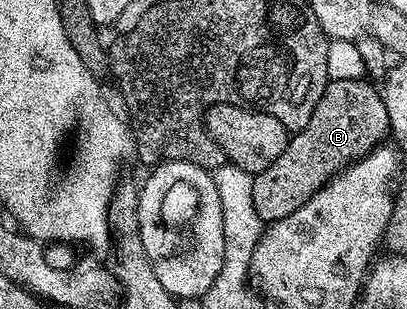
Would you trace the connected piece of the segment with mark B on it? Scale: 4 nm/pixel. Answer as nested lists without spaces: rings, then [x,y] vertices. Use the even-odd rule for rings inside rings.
[[[367,79],[328,80],[313,115],[309,115],[309,123],[288,140],[285,151],[277,155],[274,163],[254,174],[253,207],[257,207],[257,216],[264,223],[293,215],[332,177],[388,140],[391,124],[383,95],[370,83]]]

